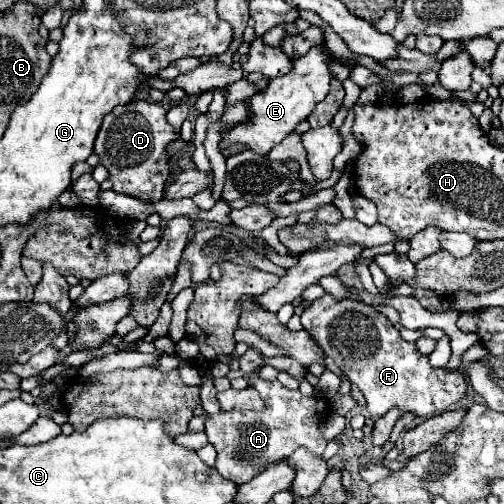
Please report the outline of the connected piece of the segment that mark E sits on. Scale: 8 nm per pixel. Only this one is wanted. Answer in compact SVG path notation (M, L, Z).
M311 46L311 50L305 56L299 56L293 60L293 72L273 78L267 86L267 90L255 94L247 100L251 108L251 118L247 124L235 126L223 134L221 146L229 146L233 142L245 144L255 154L269 154L273 146L277 146L285 136L293 132L293 128L303 122L313 108L329 94L329 82L333 78L333 72L329 70L329 60L333 58L331 50L327 46Z

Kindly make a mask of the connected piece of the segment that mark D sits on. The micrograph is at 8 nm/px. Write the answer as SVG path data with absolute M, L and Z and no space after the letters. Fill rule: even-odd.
M131 100L103 118L101 130L95 138L95 154L109 170L109 180L113 182L115 192L135 196L145 202L159 202L175 172L167 152L167 146L175 140L179 140L179 132L165 120L163 106L149 100Z

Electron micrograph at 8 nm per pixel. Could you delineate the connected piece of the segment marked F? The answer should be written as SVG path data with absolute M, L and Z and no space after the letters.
M323 294L303 310L301 324L319 348L363 392L367 410L373 418L381 418L393 408L401 414L411 412L429 418L449 410L449 406L465 398L465 376L459 370L433 368L429 356L421 354L415 342L403 340L399 330L375 306L357 300L335 300Z

